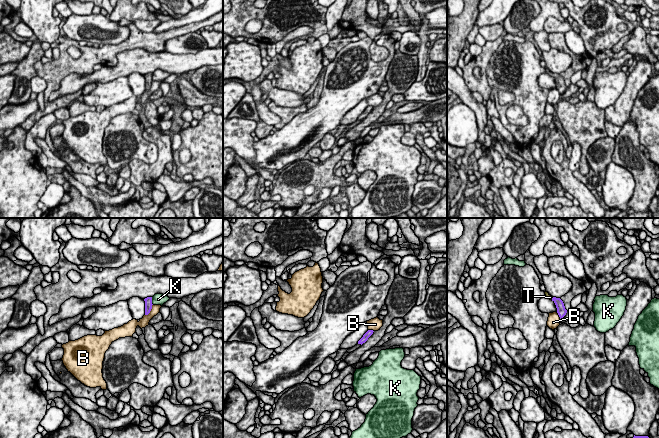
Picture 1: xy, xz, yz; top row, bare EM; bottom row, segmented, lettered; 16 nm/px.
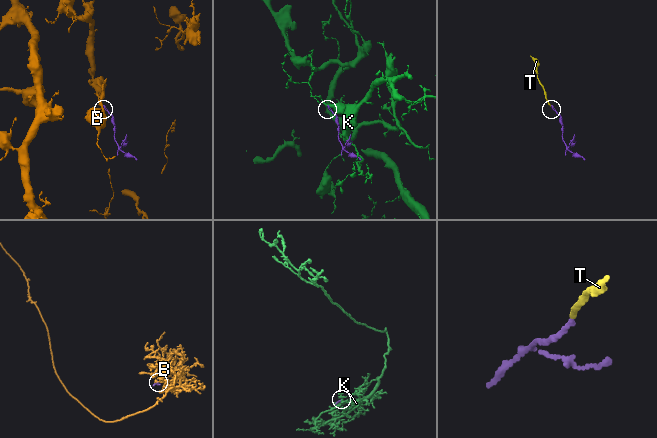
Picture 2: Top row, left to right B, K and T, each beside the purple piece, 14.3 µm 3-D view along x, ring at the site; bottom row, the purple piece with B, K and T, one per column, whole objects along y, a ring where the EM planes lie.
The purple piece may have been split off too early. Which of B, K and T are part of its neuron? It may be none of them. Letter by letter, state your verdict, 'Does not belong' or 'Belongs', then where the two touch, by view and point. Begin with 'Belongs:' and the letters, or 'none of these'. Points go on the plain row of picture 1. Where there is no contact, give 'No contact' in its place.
Belongs: T
B: Does not belong. Touches purple at xy (150, 86)
K: Does not belong. Touches purple at xy (151, 77)
T: Belongs. Touches purple at yz (552, 74)

